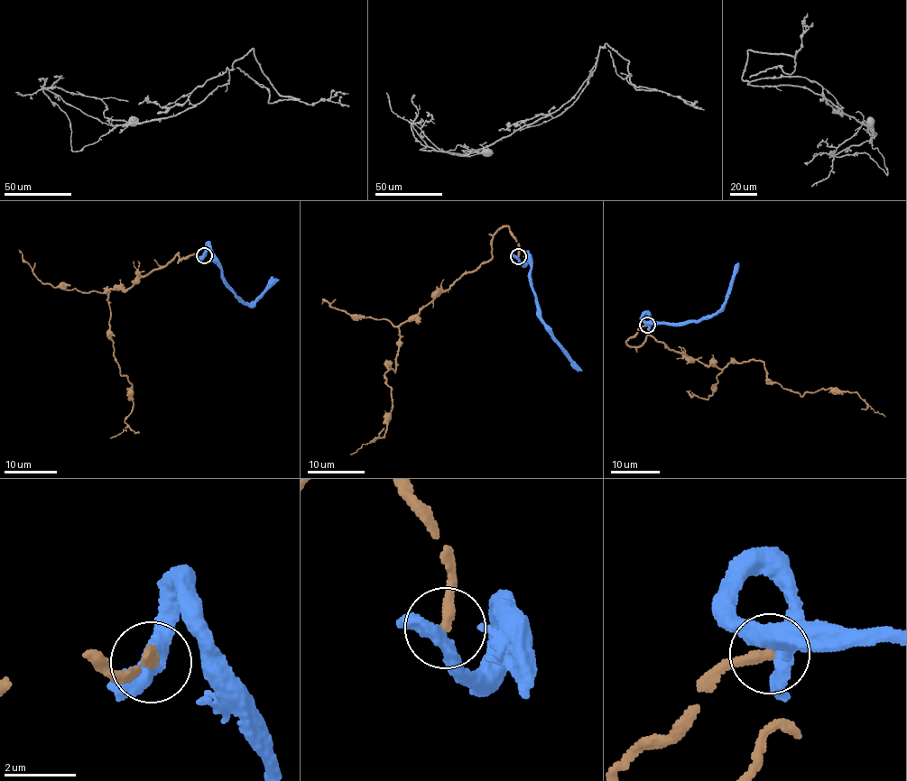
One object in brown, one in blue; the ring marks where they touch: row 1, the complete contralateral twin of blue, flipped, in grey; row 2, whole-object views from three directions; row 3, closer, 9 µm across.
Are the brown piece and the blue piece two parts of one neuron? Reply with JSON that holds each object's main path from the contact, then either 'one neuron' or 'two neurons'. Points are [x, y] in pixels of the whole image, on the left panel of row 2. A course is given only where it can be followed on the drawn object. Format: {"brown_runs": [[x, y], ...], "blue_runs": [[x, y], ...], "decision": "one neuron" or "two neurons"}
{"brown_runs": [[204, 255], [179, 253], [124, 290], [106, 291], [115, 360], [134, 403], [110, 438]], "blue_runs": [[203, 255], [210, 245], [231, 290], [243, 304], [253, 302], [265, 289], [266, 284], [279, 279]], "decision": "two neurons"}

